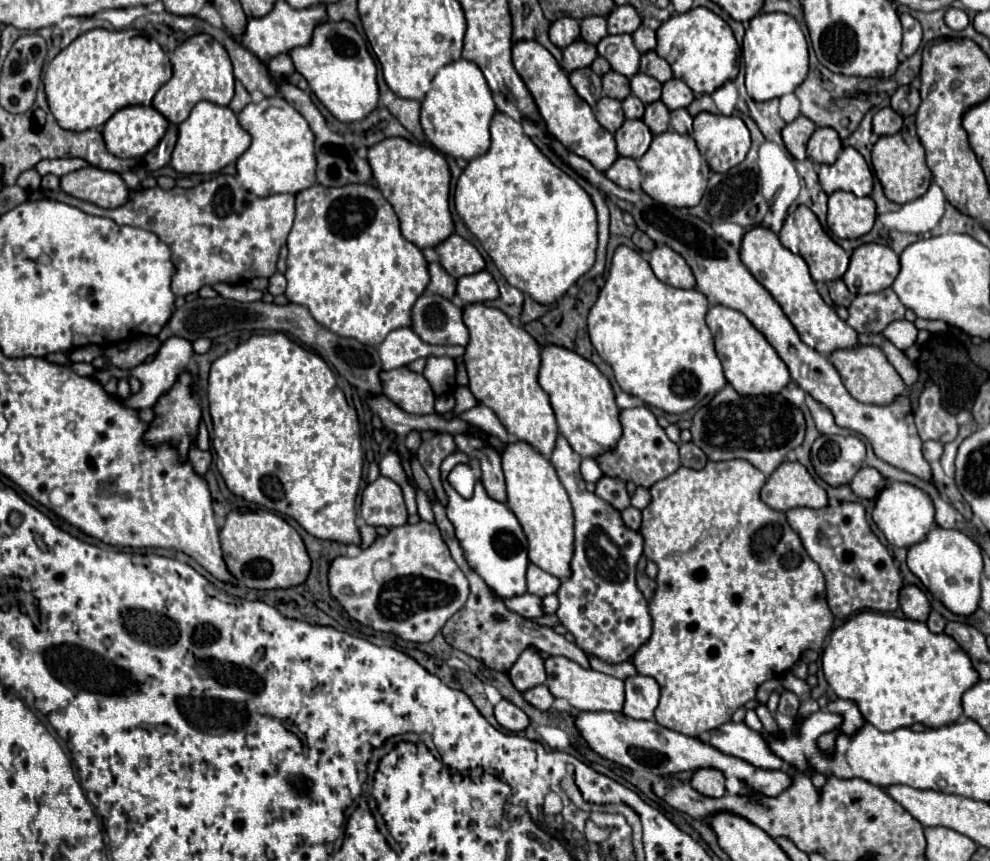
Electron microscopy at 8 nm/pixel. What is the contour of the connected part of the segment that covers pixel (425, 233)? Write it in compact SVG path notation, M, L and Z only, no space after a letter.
M405 138L381 140L369 148L367 156L373 178L385 200L393 206L403 236L413 242L417 248L437 246L453 232L453 220L449 212L449 166L445 158L431 148L419 146Z

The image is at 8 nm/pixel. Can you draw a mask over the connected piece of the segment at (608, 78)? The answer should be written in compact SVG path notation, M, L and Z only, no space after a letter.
M609 70L609 72L603 76L603 92L605 92L605 96L609 96L609 98L625 100L625 98L631 94L629 78L627 78L627 76L621 76L619 72Z

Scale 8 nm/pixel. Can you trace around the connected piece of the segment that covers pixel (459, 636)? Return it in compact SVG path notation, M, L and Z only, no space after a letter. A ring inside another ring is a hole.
M435 496L431 500L431 508L433 508L433 514L435 514L435 524L439 526L441 530L441 536L453 556L453 560L457 562L457 566L465 572L467 580L469 580L469 586L471 586L471 594L465 602L465 606L453 614L453 618L447 620L447 624L443 626L443 636L447 640L449 646L481 660L487 668L491 670L499 670L499 672L507 672L515 662L517 662L517 656L521 656L521 652L527 648L527 646L535 646L539 650L543 650L545 654L549 656L565 656L577 664L581 664L583 668L591 668L589 666L589 658L587 654L577 648L573 642L567 642L563 636L555 634L553 628L549 626L539 626L535 622L529 622L525 620L523 616L519 614L513 614L509 612L491 592L491 588L481 580L481 576L477 572L473 572L469 566L467 566L467 560L463 558L463 550L455 538L455 530L453 530L453 524L447 520L447 514L445 514L445 506L439 502L439 498ZM495 614L501 614L503 616L503 622L497 622L495 620Z

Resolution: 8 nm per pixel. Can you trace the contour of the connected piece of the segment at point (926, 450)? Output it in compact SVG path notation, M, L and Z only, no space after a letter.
M929 440L923 444L923 456L929 460L929 462L935 462L939 460L943 454L943 444L941 442L935 442L935 440Z

